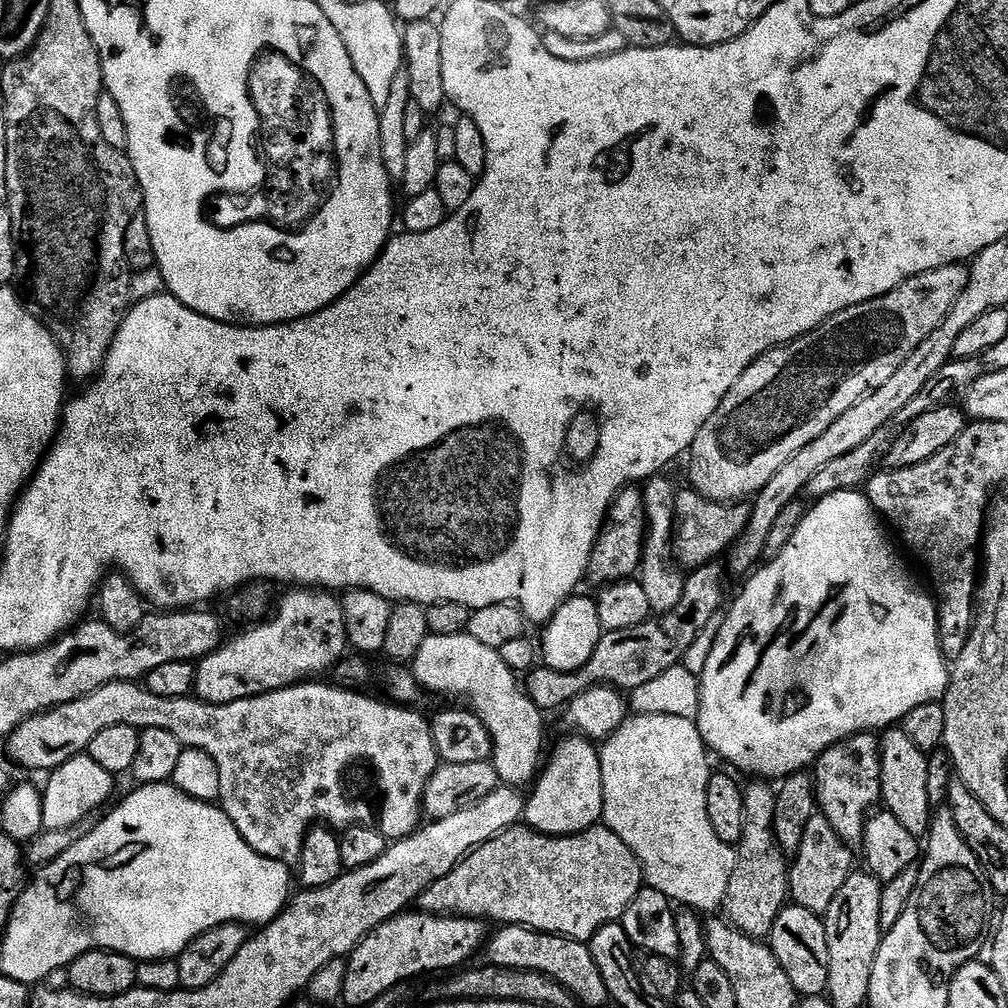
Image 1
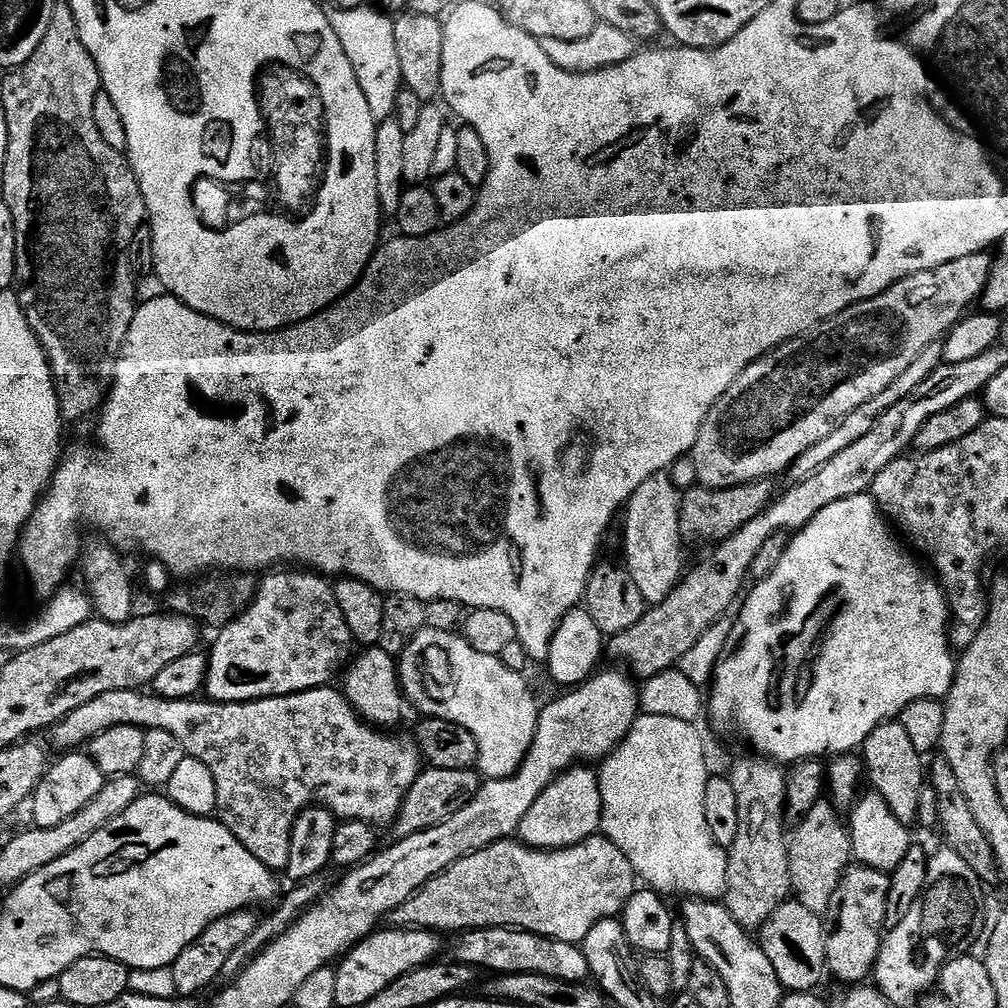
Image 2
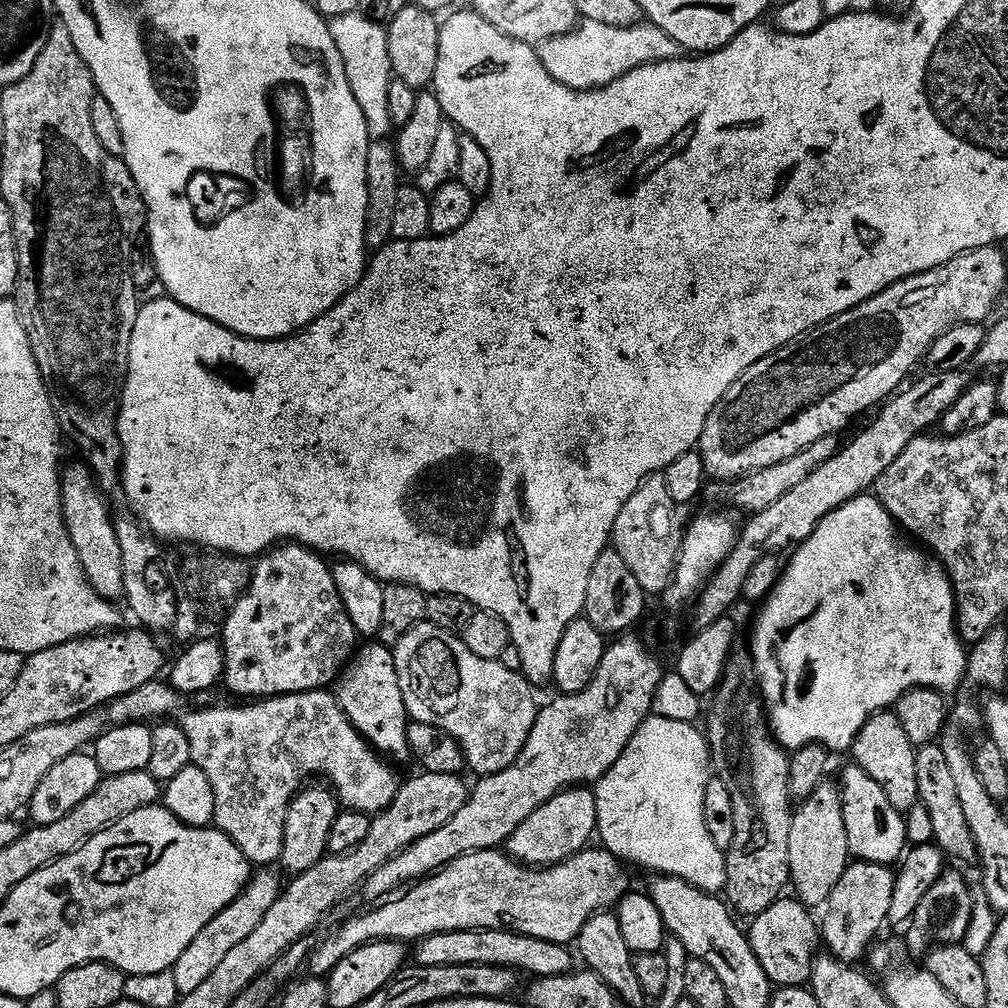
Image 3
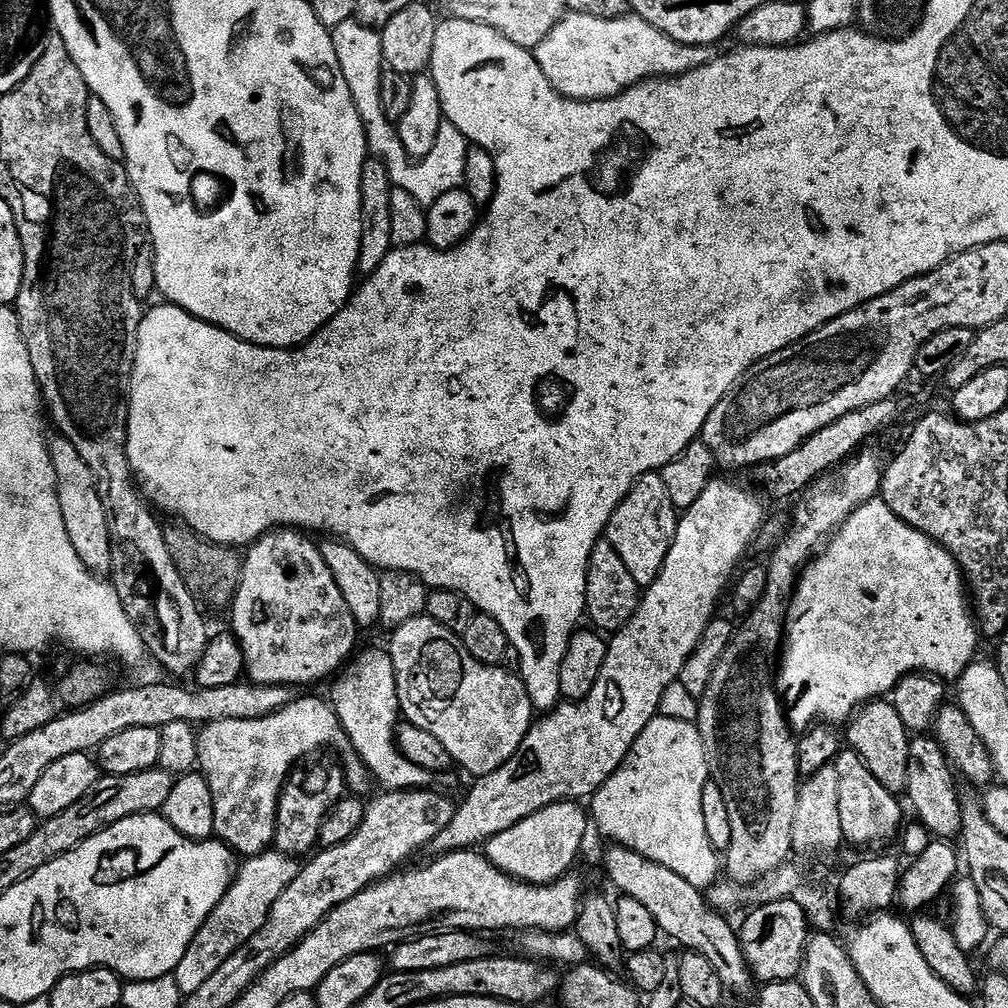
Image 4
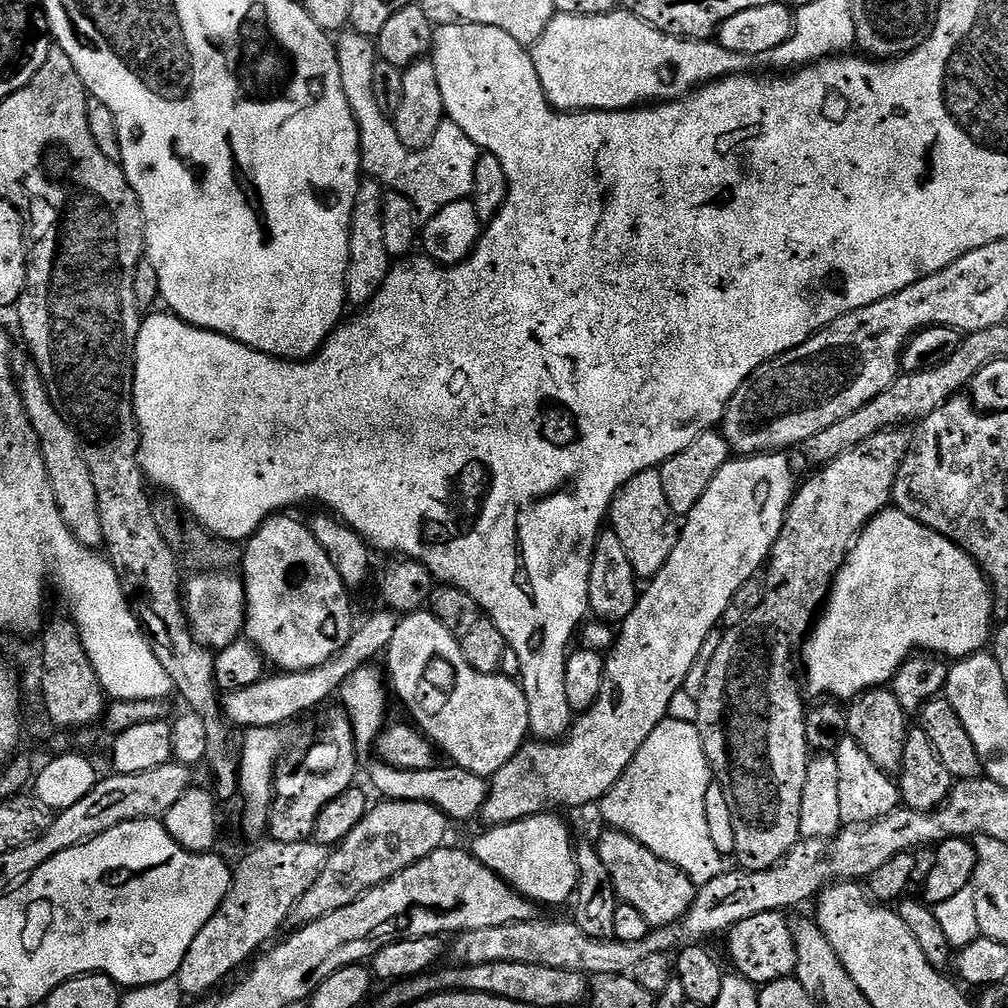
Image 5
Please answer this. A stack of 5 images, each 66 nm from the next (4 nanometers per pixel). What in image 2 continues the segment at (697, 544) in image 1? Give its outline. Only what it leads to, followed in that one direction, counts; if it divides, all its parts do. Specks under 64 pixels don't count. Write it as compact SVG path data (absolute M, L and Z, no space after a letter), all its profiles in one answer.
M771 479L755 480L749 484L739 484L729 488L706 488L697 486L687 489L680 502L680 535L692 540L712 540L719 542L732 536L746 522L758 518L768 509L774 499Z

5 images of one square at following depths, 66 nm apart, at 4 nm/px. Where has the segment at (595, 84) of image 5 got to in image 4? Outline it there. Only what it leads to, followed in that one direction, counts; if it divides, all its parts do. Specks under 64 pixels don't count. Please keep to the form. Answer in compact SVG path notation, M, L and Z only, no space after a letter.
M568 14L534 50L555 92L572 100L608 100L644 80L681 76L714 59L711 47L683 44L635 14L613 20Z

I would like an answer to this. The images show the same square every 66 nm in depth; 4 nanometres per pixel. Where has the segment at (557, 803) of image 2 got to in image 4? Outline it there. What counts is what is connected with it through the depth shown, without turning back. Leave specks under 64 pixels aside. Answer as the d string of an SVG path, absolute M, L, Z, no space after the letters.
M563 800L560 804L551 804L538 814L530 814L518 826L502 830L486 845L486 855L494 866L498 866L506 875L528 884L553 884L569 875L580 856L580 847L590 832L590 816L579 803Z

